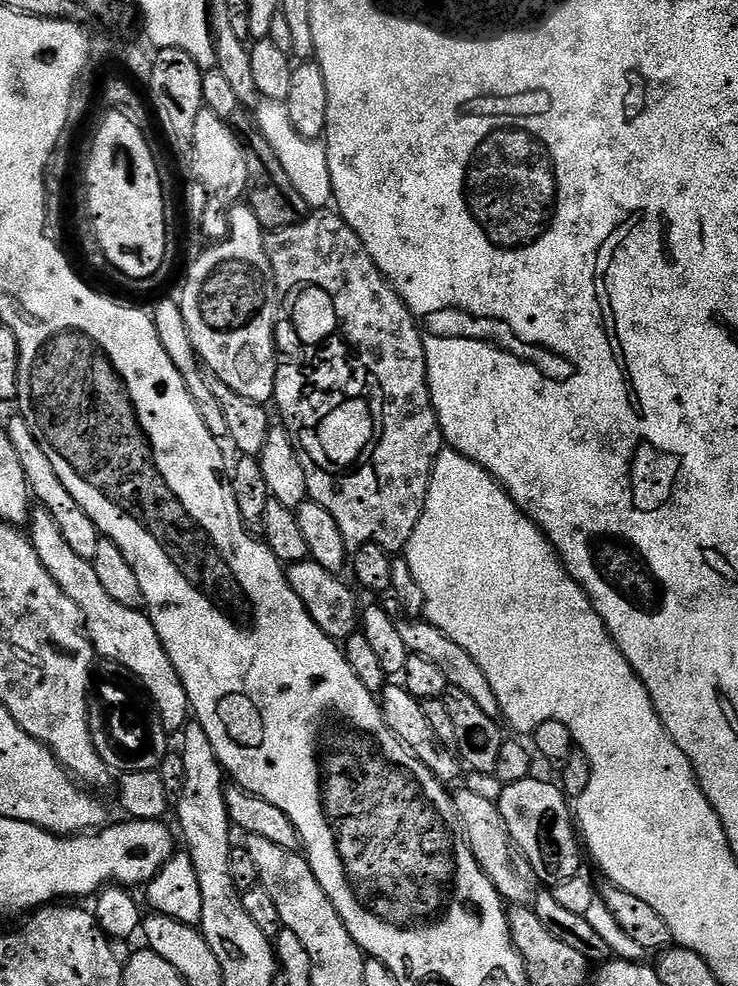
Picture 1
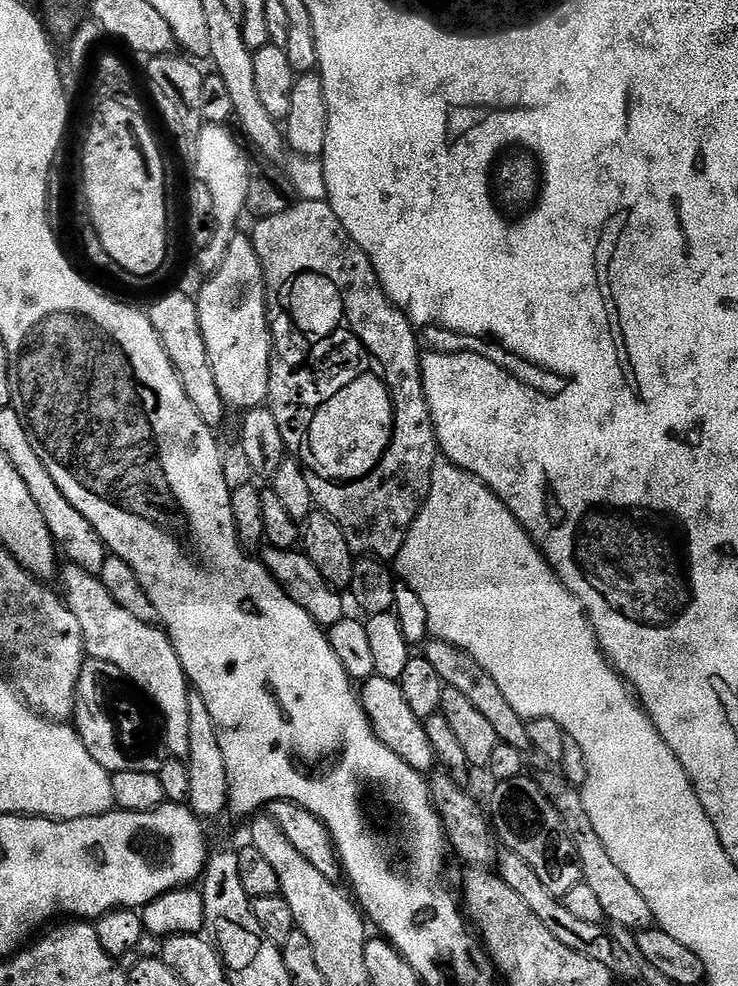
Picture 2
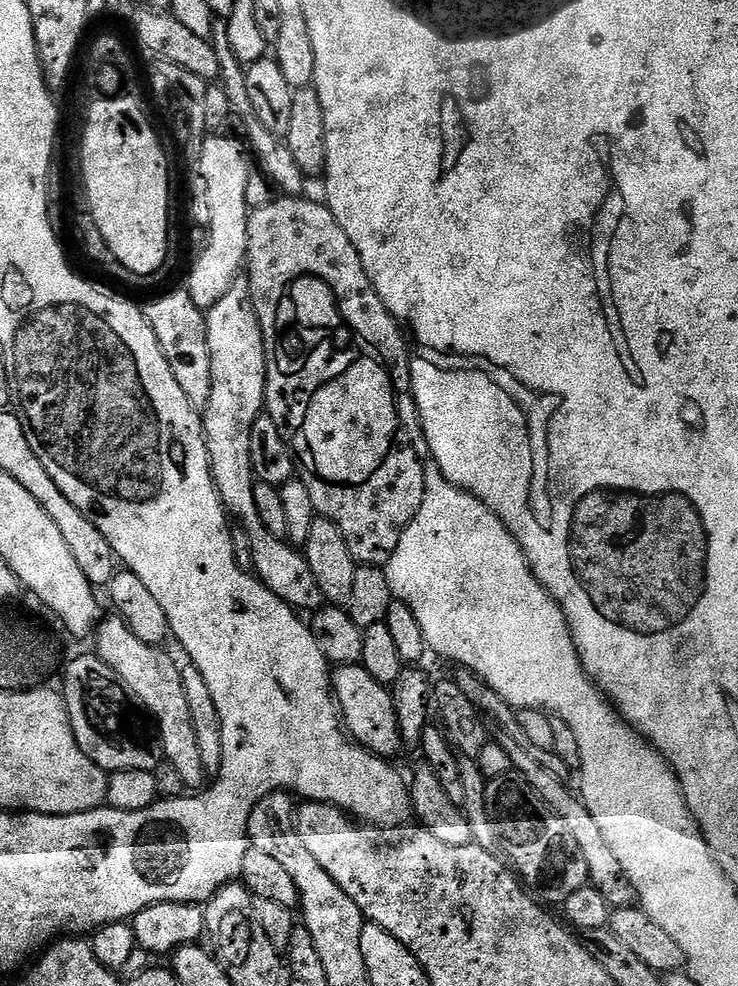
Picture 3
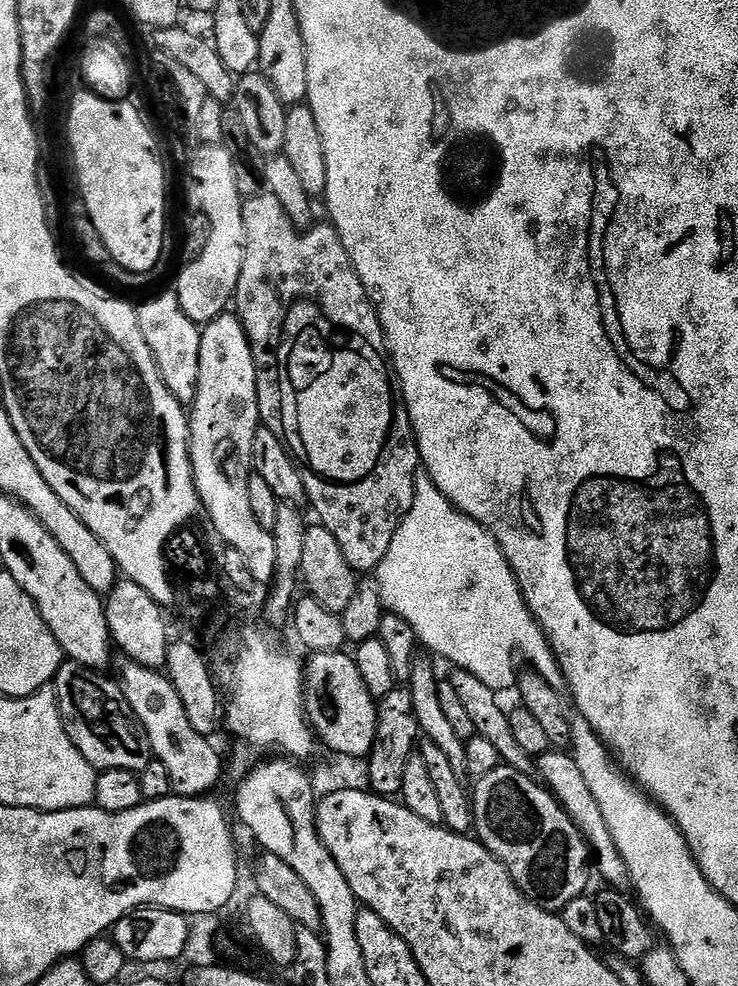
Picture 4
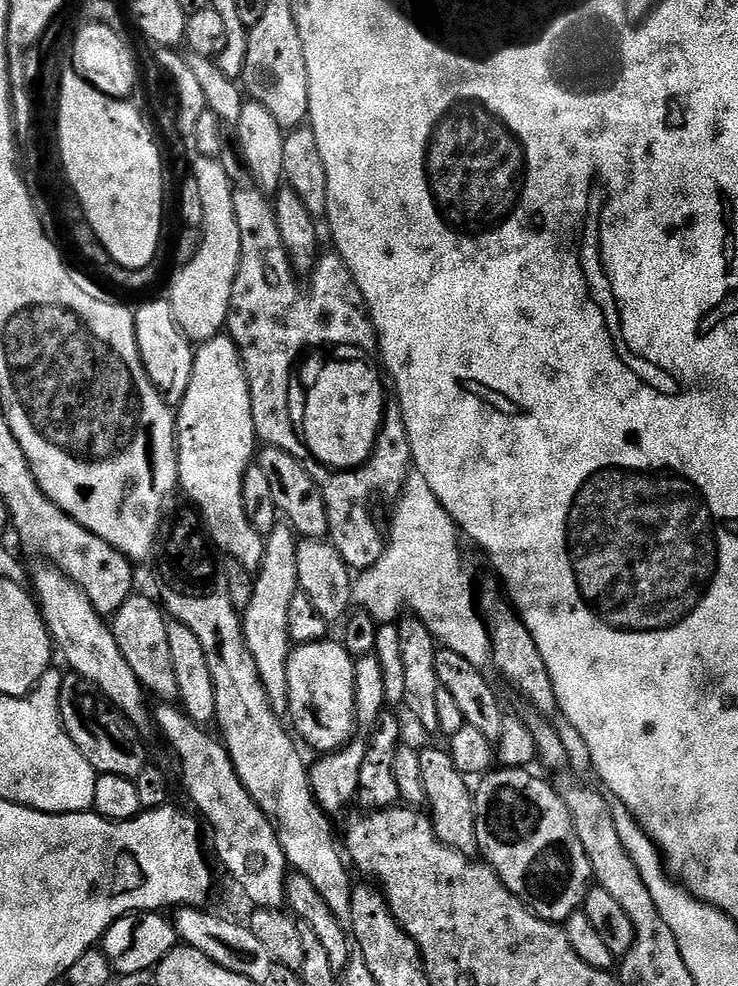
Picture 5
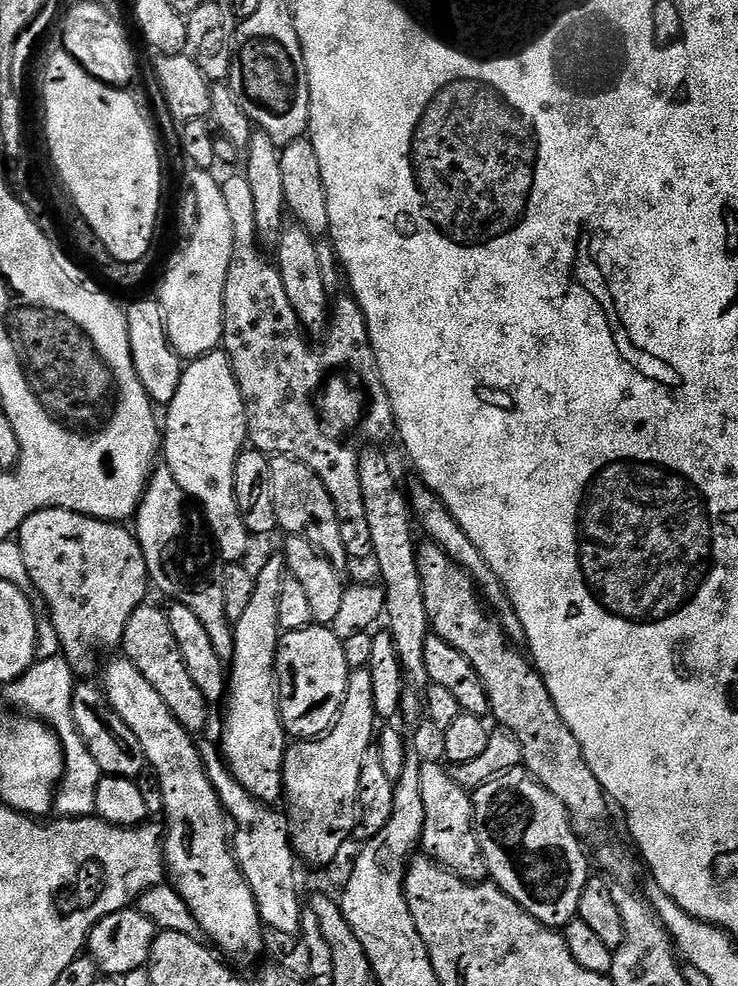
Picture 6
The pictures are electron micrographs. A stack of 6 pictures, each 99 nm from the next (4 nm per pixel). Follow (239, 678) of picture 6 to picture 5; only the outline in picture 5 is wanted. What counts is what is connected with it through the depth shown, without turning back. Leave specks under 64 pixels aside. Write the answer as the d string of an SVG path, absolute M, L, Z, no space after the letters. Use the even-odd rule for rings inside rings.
M278 522L274 530L270 530L264 536L264 557L260 563L258 571L255 573L253 582L253 597L249 605L242 611L244 626L244 637L246 646L250 646L250 654L254 656L254 666L258 668L258 678L262 680L262 686L268 695L268 701L277 714L284 714L288 711L288 687L286 686L286 666L288 665L288 655L293 650L292 639L288 633L290 621L286 618L290 610L290 601L294 599L294 594L298 591L298 537L287 523Z

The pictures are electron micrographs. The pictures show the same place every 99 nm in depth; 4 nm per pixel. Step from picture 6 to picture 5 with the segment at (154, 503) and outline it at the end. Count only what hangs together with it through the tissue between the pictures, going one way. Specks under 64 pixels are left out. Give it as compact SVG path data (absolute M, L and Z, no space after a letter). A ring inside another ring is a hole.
M228 586L224 588L224 592L215 592L213 595L186 595L185 592L176 592L176 588L158 588L158 598L167 615L188 626L202 645L202 651L206 654L206 663L210 665L210 678L214 678L214 706L216 707L214 724L215 727L218 726L224 731L222 743L228 749L228 757L232 760L242 786L246 786L256 805L276 825L276 837L286 854L289 865L295 871L306 874L306 878L310 878L310 883L318 889L318 894L322 894L326 906L334 910L341 924L351 925L354 881L348 877L349 865L338 844L336 849L336 844L332 841L332 834L328 830L329 817L316 803L316 795L312 793L309 765L307 763L304 765L304 760L296 749L297 741L293 733L287 727L284 729L280 725L281 717L270 706L262 680L258 678L258 668L254 666L254 656L250 654L250 646L246 646L241 613L230 600Z

